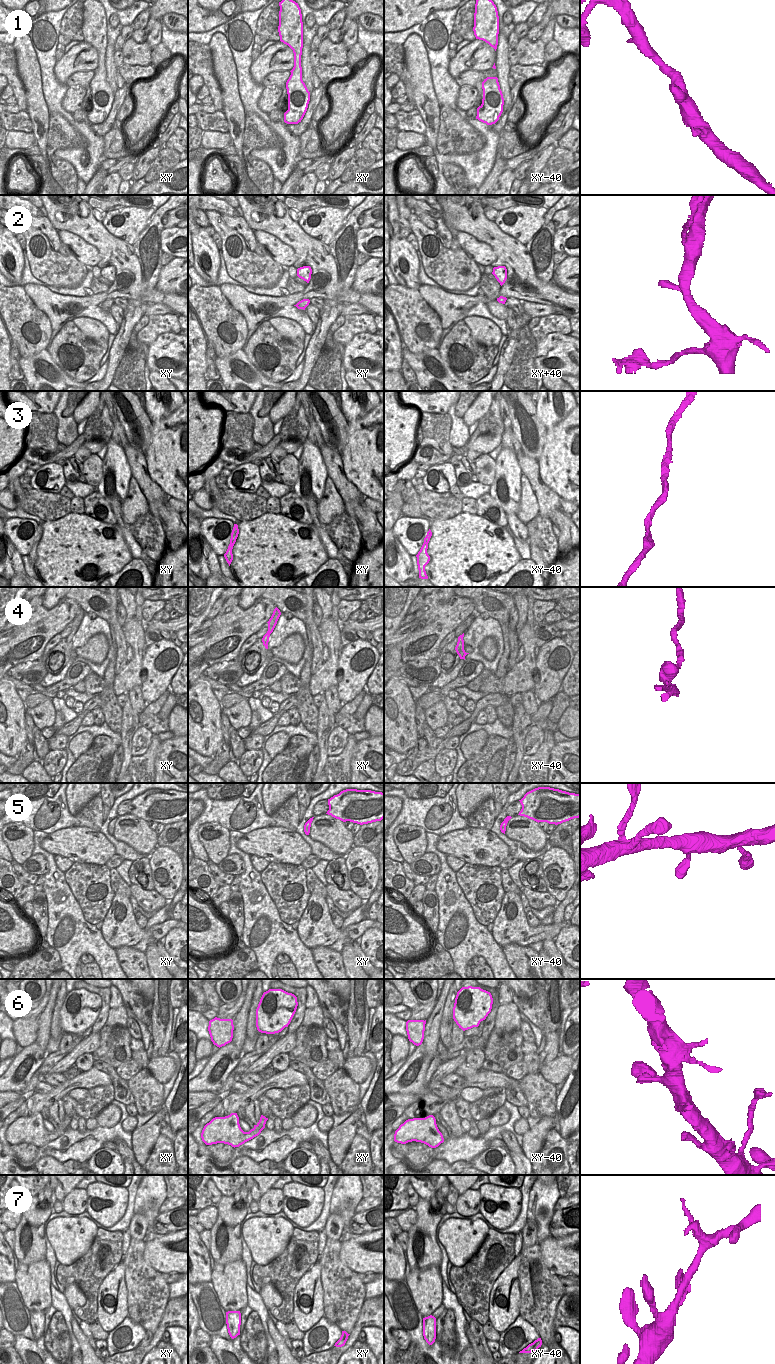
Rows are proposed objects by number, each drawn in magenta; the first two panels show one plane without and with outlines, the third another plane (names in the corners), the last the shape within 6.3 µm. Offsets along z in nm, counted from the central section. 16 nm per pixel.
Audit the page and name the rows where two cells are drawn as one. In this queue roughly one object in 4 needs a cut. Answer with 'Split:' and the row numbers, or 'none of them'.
Split: none of them

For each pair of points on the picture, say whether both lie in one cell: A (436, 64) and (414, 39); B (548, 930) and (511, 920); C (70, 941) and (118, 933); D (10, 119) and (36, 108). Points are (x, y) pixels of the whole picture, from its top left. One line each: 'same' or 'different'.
A: different
B: same
C: different
D: different

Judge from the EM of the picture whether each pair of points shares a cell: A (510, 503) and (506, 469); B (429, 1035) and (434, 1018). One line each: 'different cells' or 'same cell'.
A: same cell
B: same cell

